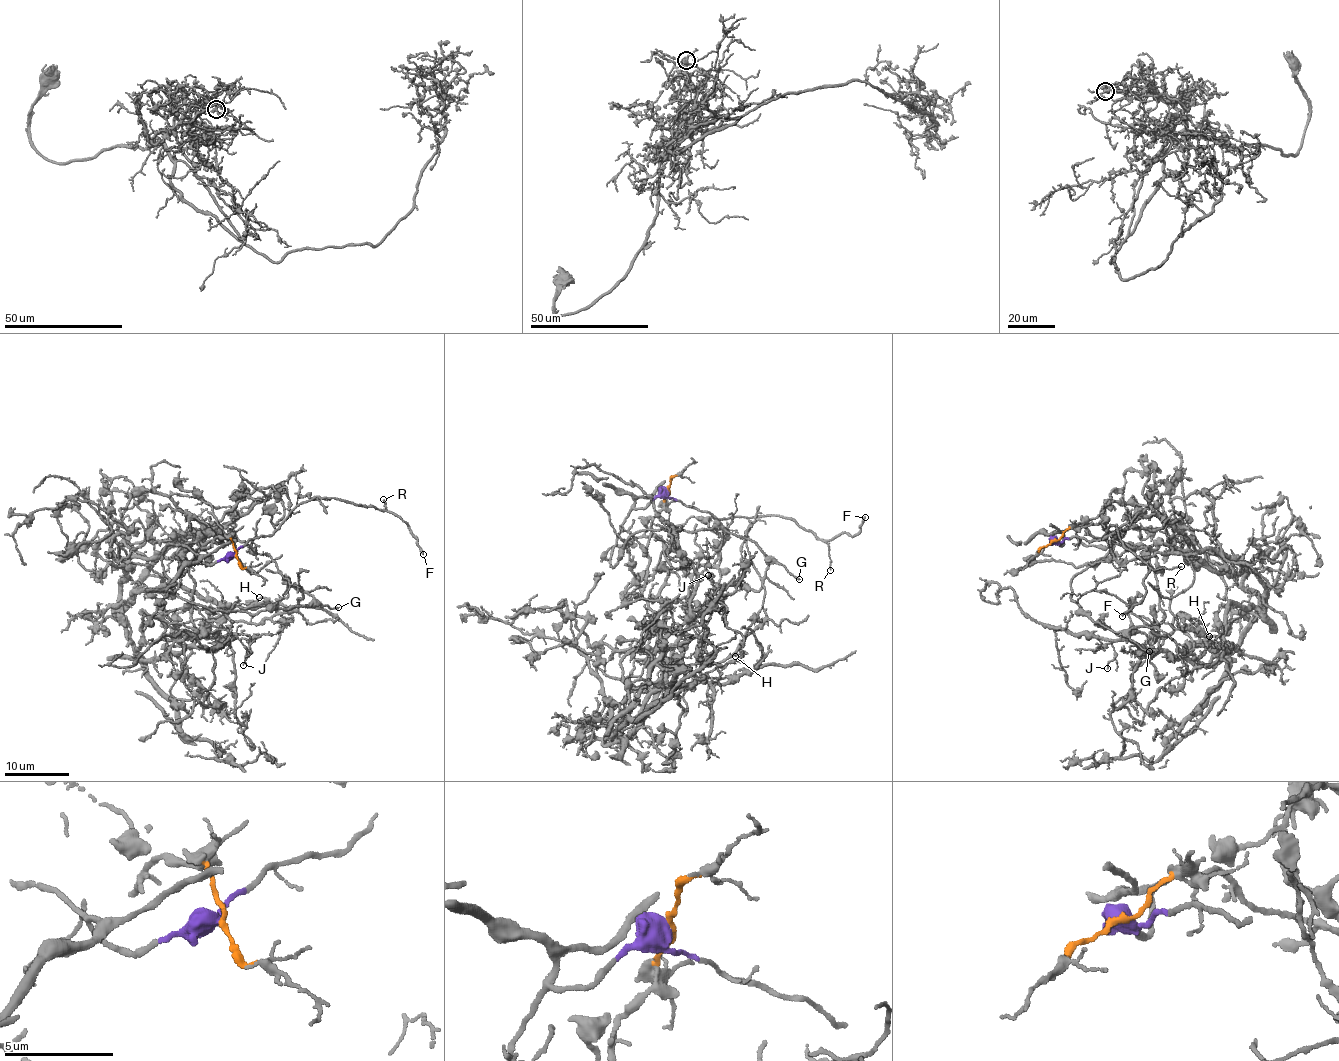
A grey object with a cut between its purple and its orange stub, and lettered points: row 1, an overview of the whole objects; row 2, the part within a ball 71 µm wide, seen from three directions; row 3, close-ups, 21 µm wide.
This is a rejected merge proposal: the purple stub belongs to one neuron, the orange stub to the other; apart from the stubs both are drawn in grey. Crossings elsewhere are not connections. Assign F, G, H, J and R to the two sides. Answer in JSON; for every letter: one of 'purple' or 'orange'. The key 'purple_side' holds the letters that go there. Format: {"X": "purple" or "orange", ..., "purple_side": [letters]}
{"F": "purple", "G": "purple", "H": "orange", "J": "orange", "R": "purple", "purple_side": ["F", "G", "R"]}

